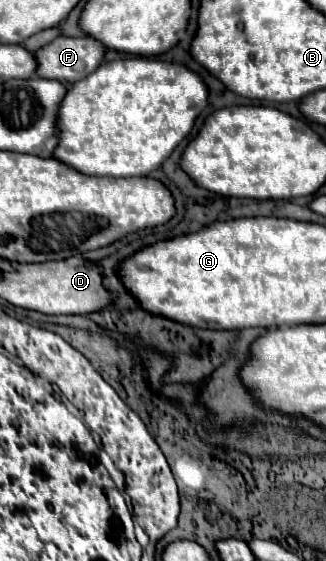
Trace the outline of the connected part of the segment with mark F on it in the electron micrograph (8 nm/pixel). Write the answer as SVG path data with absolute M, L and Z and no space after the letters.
M59 35L43 49L35 51L37 75L63 83L75 83L93 73L105 57L105 47L97 39Z

